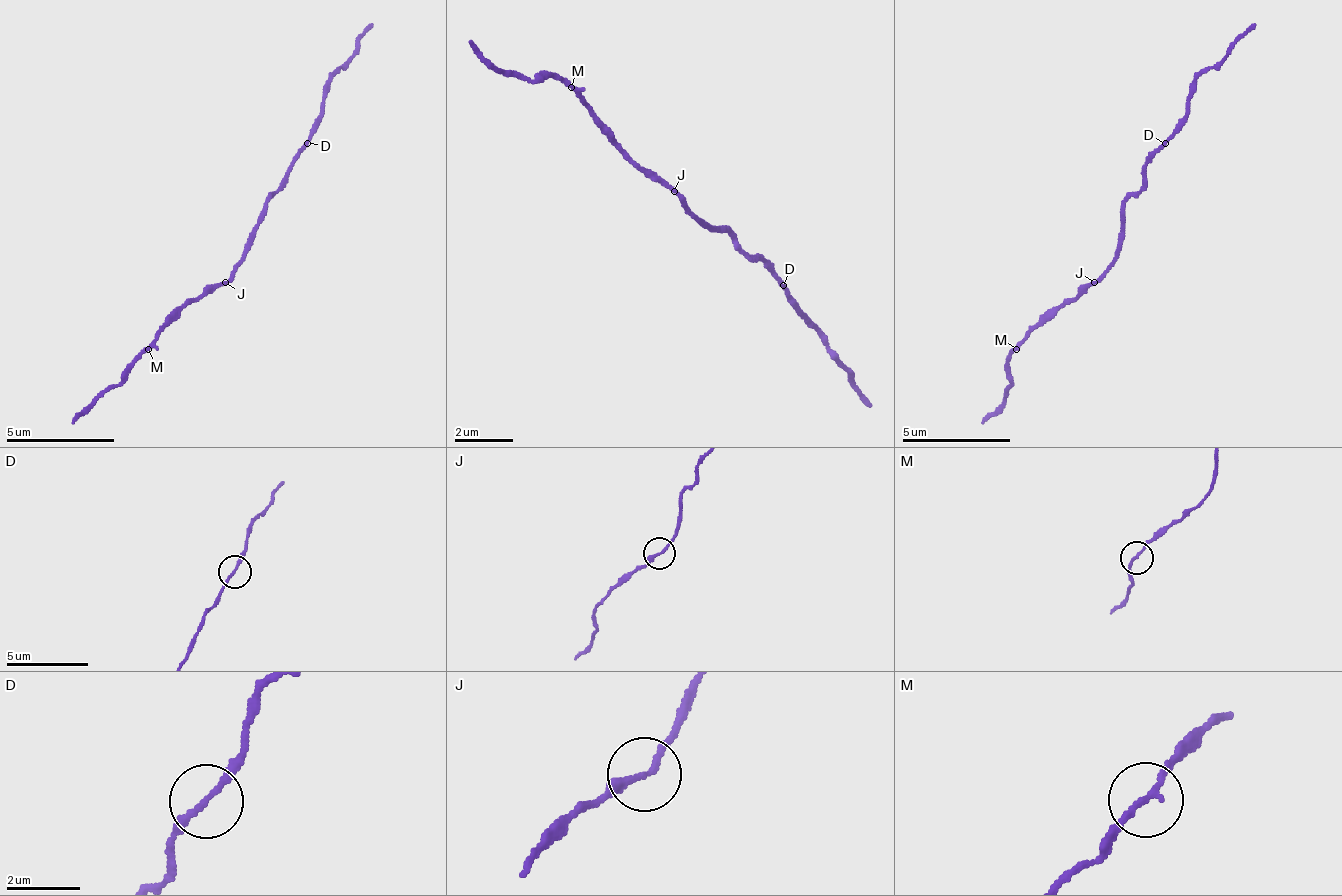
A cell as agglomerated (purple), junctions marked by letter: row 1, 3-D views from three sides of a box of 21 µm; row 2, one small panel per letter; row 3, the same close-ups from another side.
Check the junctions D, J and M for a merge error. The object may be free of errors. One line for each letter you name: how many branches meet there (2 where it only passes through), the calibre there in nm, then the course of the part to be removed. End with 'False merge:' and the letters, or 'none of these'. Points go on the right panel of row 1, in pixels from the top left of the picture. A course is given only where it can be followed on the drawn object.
D: 2 | 150 nm | (1163, 142), (1185, 115), (1191, 87), (1256, 22)
False merge: D

